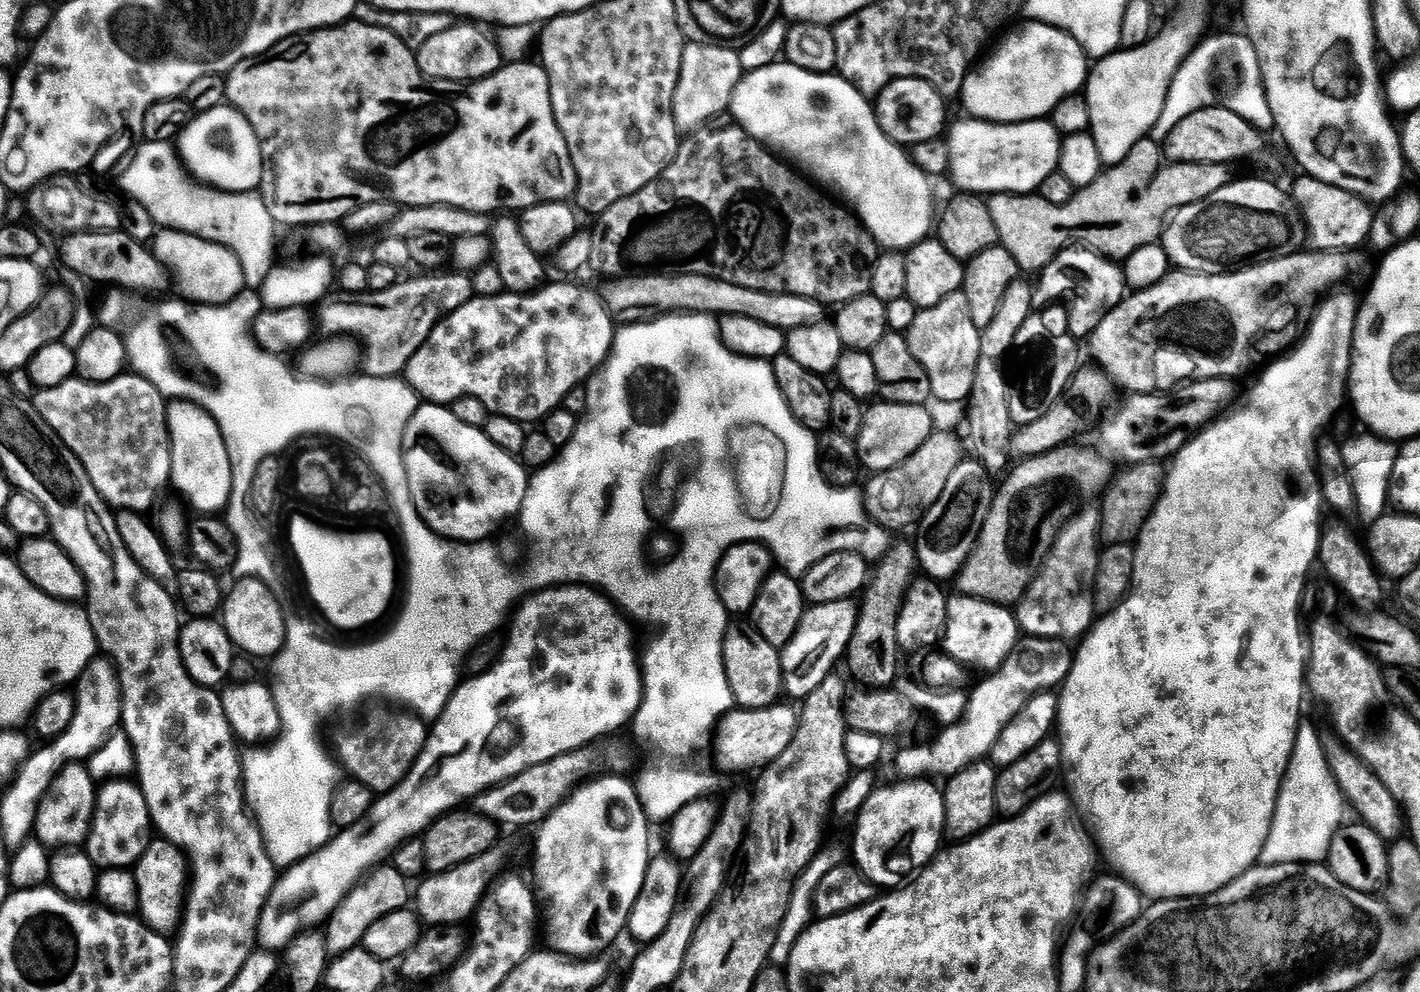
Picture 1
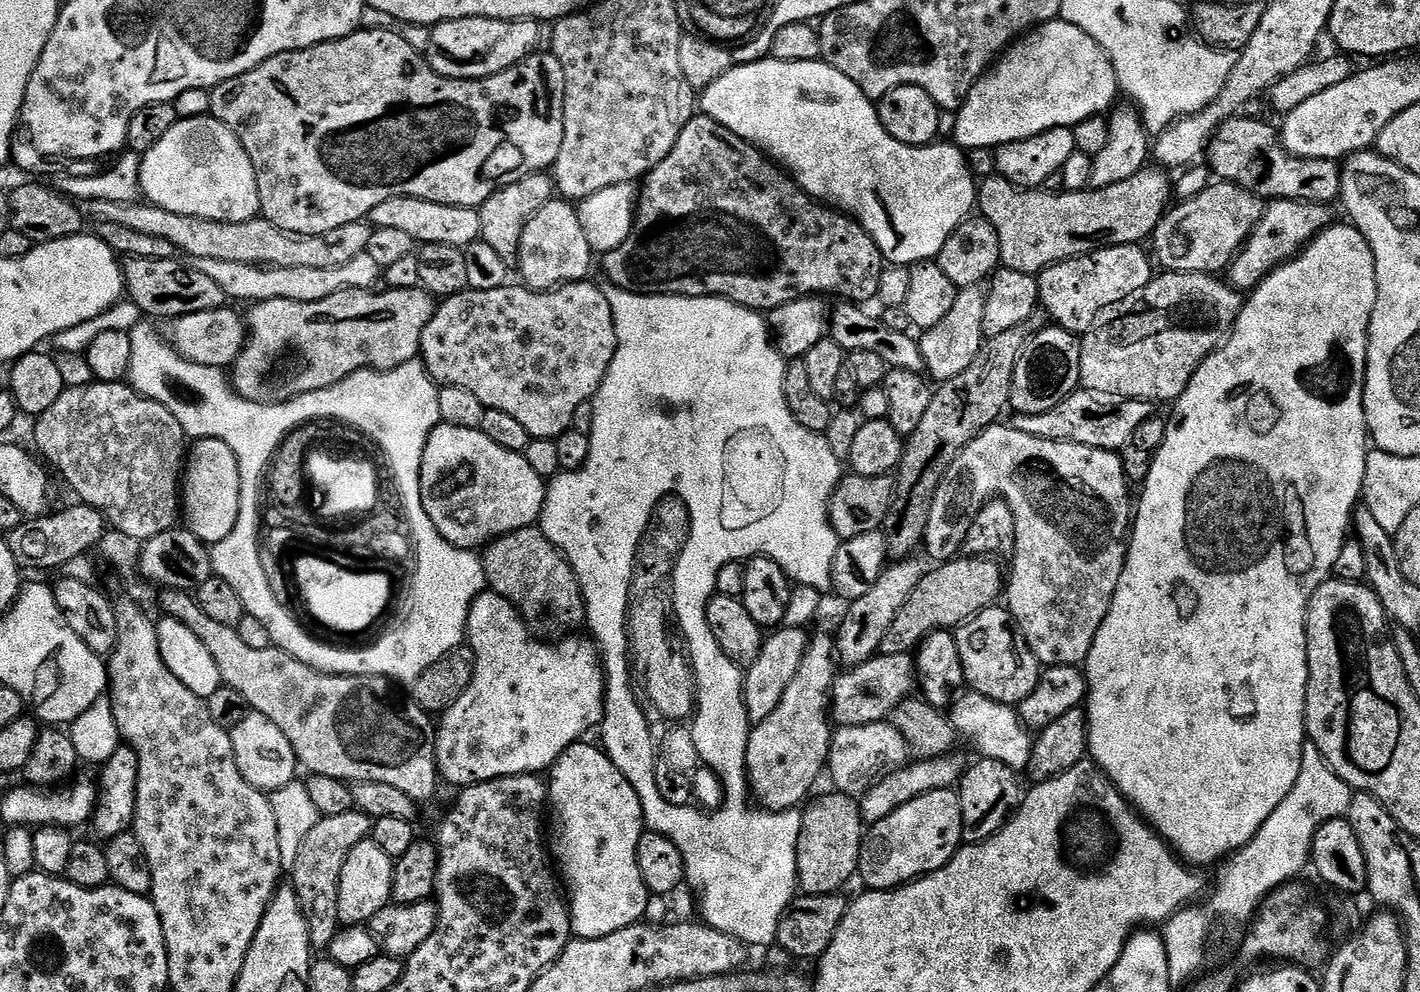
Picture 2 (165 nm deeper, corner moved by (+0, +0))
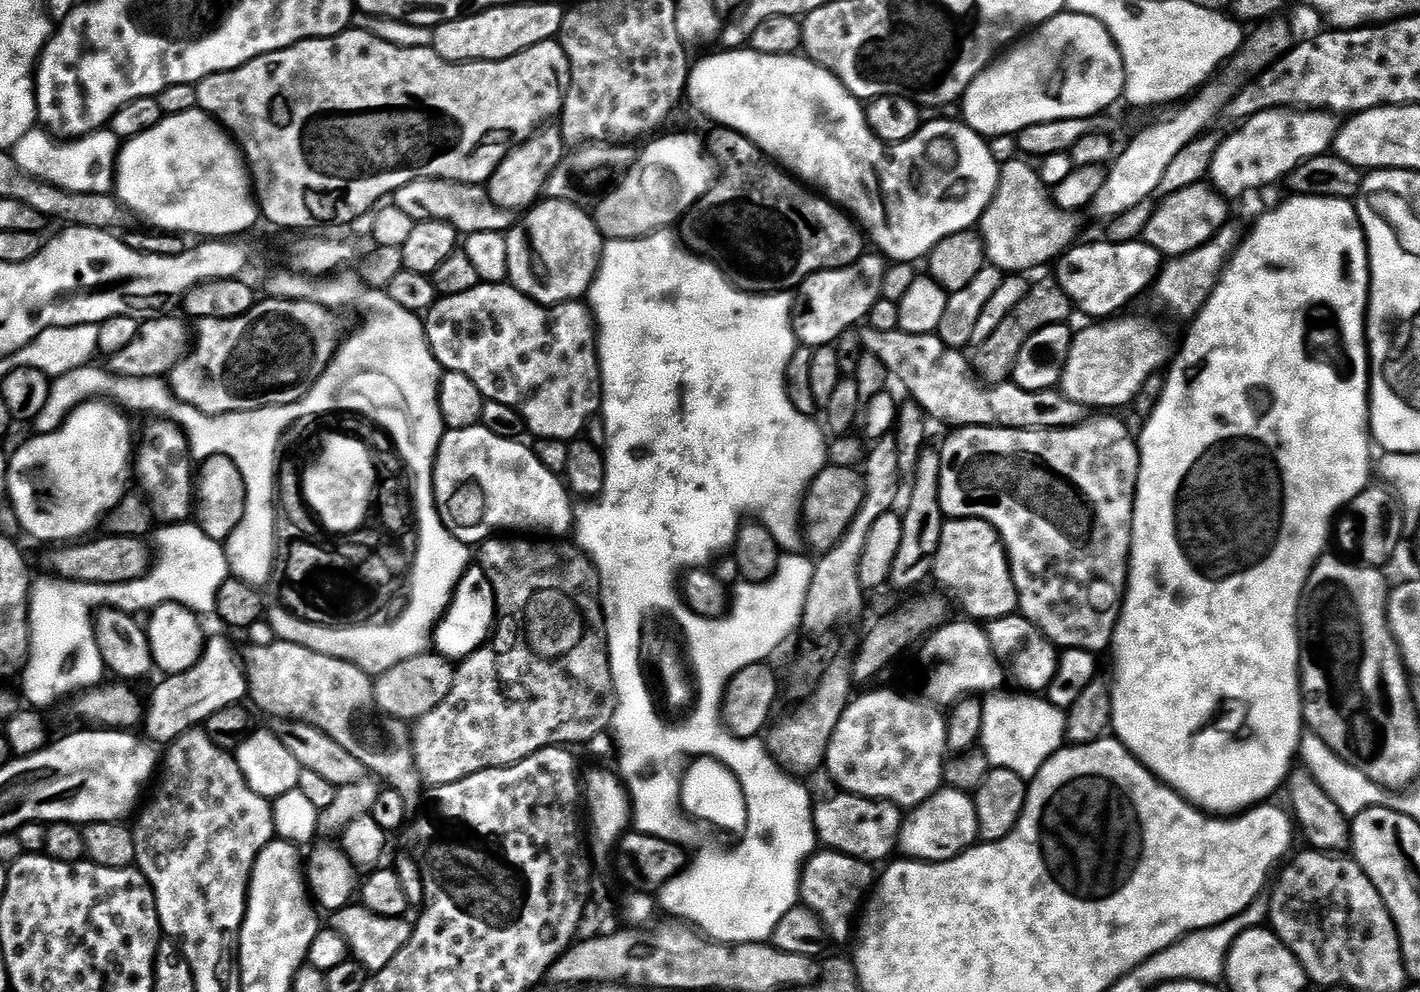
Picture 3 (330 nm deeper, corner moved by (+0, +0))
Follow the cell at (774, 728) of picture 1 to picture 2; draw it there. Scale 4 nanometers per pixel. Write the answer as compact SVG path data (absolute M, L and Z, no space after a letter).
M911 653L876 655L850 671L841 673L830 697L830 718L838 728L883 723L901 701L907 699L916 686L916 660Z

